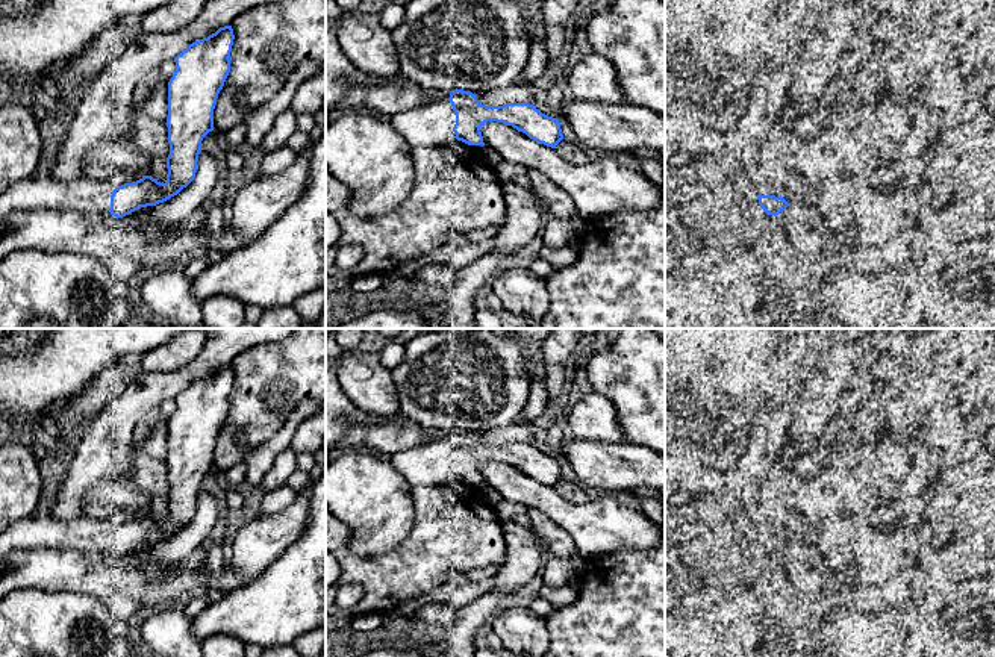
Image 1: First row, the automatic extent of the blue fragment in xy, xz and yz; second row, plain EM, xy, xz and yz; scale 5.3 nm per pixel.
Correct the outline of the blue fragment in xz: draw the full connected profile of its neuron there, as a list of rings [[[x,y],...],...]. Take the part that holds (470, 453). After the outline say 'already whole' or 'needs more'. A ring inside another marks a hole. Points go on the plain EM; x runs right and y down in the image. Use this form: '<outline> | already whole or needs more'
[[[454,428],[448,441],[456,454],[453,471],[457,480],[468,484],[485,484],[480,466],[488,460],[512,465],[530,478],[556,487],[563,478],[557,457],[548,456],[529,442],[506,442],[503,445],[482,444],[476,433]]] | already whole

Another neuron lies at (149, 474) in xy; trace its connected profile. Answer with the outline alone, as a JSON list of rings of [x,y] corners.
[[[135,441],[132,459],[133,471],[127,481],[150,497],[162,495],[167,498],[170,494],[167,463],[148,456]]]

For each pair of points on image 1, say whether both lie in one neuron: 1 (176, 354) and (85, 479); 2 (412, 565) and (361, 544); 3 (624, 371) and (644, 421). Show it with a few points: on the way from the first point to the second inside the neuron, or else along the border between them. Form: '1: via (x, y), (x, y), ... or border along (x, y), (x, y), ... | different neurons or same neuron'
1: border along (196, 356), (187, 365), (171, 371), (143, 371) | different neurons
2: border along (411, 530), (379, 554), (349, 550) | different neurons
3: via (636, 383), (644, 391), (644, 409) | same neuron

